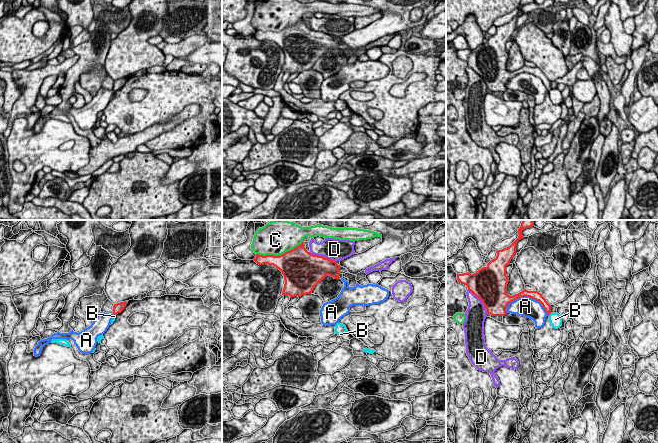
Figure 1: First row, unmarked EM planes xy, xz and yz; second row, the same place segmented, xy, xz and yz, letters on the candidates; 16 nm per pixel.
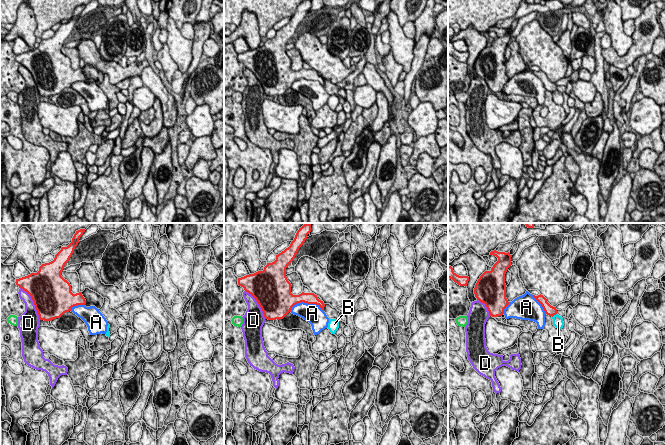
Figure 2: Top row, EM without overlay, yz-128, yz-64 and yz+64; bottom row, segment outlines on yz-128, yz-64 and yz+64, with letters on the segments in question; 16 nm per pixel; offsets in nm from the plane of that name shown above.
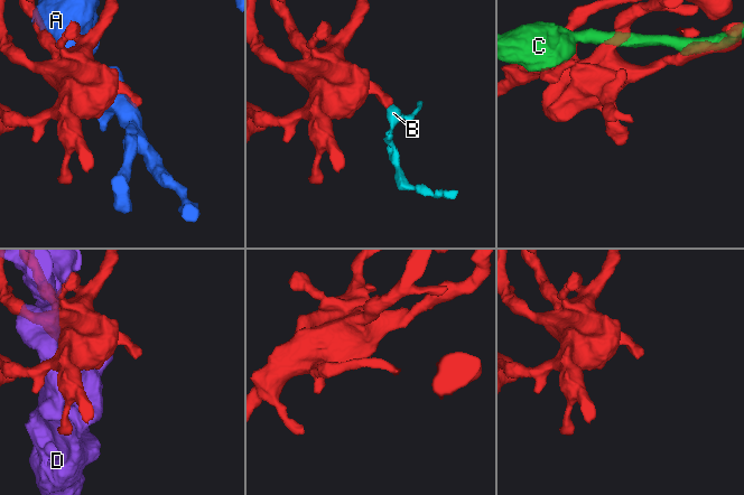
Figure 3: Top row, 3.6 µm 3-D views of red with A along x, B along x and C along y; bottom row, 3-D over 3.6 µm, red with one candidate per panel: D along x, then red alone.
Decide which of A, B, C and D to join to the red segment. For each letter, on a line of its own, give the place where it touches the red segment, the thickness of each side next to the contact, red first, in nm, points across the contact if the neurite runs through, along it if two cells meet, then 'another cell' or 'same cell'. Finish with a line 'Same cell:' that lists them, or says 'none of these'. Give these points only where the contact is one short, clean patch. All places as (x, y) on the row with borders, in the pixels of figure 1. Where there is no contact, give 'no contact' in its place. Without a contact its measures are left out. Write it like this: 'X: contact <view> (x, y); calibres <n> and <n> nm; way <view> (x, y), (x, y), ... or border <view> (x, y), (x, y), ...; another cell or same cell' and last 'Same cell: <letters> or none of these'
A: contact yz (528, 296); calibres 140 and 320 nm; another cell
B: no contact; another cell
C: contact xz (279, 255); calibres 420 and 480 nm; another cell
D: contact xz (322, 256); calibres 440 and 340 nm; another cell
Same cell: none of these

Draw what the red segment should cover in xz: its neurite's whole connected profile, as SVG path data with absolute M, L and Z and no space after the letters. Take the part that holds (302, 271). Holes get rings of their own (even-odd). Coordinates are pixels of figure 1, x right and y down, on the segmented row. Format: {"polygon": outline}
{"polygon": "M304 242L282 255L256 254L253 260L259 265L273 265L282 272L285 280L282 295L290 298L311 294L327 275L340 278L341 266L331 259L311 254L304 247Z"}

